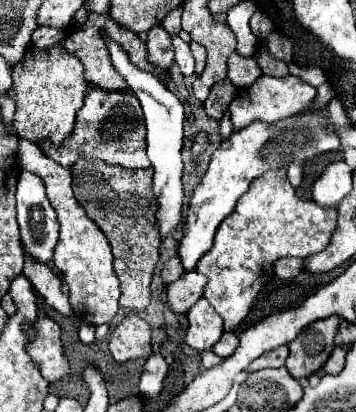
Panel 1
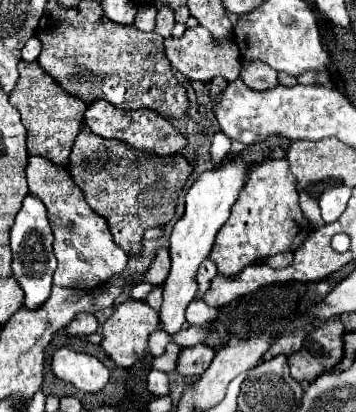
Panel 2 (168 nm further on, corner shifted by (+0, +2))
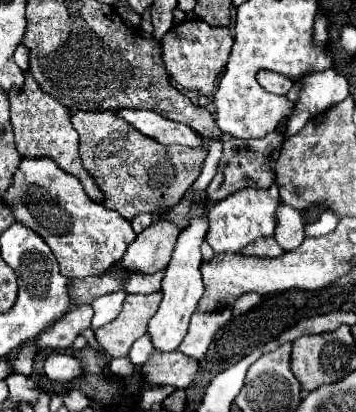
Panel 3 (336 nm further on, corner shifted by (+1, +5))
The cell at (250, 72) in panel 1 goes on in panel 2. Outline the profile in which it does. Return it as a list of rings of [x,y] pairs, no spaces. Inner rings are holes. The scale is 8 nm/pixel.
[[[250,61],[248,65],[244,65],[240,69],[240,79],[244,81],[244,85],[248,85],[250,89],[256,89],[256,91],[272,89],[278,85],[276,71],[262,61]]]

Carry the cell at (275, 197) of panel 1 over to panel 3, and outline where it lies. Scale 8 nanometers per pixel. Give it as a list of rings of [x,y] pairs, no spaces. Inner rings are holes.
[[[273,184],[267,190],[259,188],[243,188],[215,204],[207,210],[207,236],[205,240],[211,244],[211,248],[221,252],[241,252],[243,246],[255,242],[257,238],[271,238],[275,230],[275,210],[279,206],[279,186]]]

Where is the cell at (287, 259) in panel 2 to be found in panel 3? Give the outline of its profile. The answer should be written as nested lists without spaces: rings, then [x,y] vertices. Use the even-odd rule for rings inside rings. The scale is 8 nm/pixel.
[[[259,238],[241,250],[245,256],[261,256],[261,258],[275,258],[283,254],[283,248],[275,242],[275,238]]]

